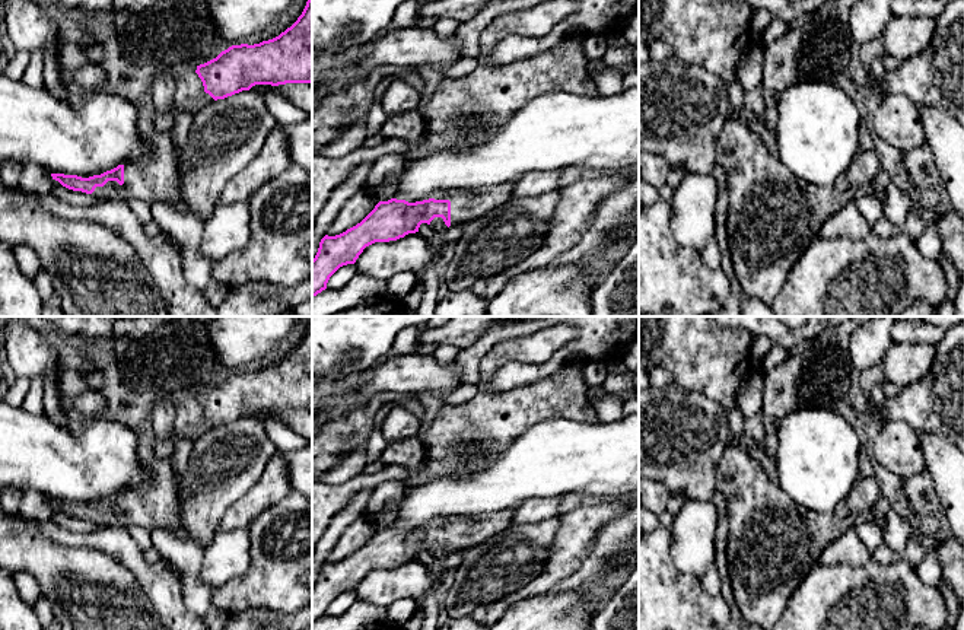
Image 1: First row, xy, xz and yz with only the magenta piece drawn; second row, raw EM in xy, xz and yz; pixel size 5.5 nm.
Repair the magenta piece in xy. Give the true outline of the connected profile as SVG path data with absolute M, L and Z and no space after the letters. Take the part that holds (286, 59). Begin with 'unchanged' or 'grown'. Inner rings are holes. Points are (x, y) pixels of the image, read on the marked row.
unchanged | M312 0L279 36L254 45L232 45L197 66L195 73L214 101L255 85L312 83Z

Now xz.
grown | M505 182L478 192L445 191L416 203L400 197L379 201L356 226L321 239L312 260L312 298L327 289L340 267L354 264L366 246L416 233L421 223L430 225L435 217L442 217L448 228L480 219L510 200L513 188L515 182Z

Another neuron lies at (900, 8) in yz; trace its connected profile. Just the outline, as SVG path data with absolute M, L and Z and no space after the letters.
M893 0L891 12L894 18L933 18L944 10L942 0Z

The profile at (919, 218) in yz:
M914 204L909 211L904 225L901 226L901 232L913 239L919 239L923 229L930 223L936 225L939 219L941 214L935 209L925 209Z

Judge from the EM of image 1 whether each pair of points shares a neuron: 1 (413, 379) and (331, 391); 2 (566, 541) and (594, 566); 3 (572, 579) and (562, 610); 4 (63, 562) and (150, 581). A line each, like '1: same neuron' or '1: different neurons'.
1: same neuron
2: different neurons
3: different neurons
4: different neurons

